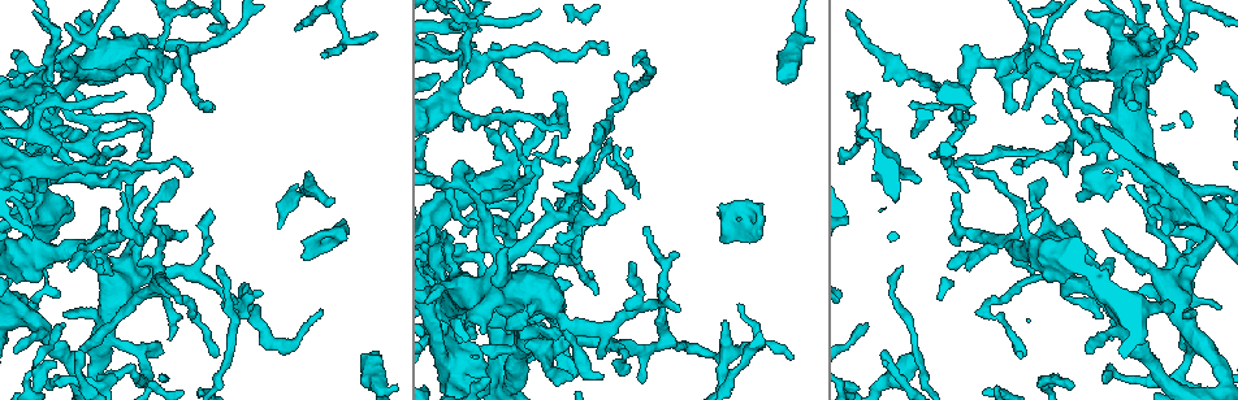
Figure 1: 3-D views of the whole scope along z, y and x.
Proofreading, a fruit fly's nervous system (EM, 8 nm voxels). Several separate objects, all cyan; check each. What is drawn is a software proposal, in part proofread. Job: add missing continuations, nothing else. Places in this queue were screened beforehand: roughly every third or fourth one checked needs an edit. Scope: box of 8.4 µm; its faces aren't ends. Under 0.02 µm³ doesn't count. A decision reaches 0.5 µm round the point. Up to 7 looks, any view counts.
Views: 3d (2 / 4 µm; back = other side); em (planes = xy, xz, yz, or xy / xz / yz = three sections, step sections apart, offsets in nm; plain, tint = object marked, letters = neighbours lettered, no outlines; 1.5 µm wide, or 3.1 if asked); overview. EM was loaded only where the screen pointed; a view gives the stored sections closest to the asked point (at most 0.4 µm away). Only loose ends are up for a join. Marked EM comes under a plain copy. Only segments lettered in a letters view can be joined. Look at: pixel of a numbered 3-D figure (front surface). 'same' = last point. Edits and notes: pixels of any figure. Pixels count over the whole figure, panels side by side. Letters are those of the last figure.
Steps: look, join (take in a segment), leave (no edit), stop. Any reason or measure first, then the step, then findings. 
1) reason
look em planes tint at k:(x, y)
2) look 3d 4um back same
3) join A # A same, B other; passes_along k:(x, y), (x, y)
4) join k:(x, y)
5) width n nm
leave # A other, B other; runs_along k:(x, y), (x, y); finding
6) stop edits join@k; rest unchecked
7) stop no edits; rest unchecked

look em planes letters at 1:(589, 271)

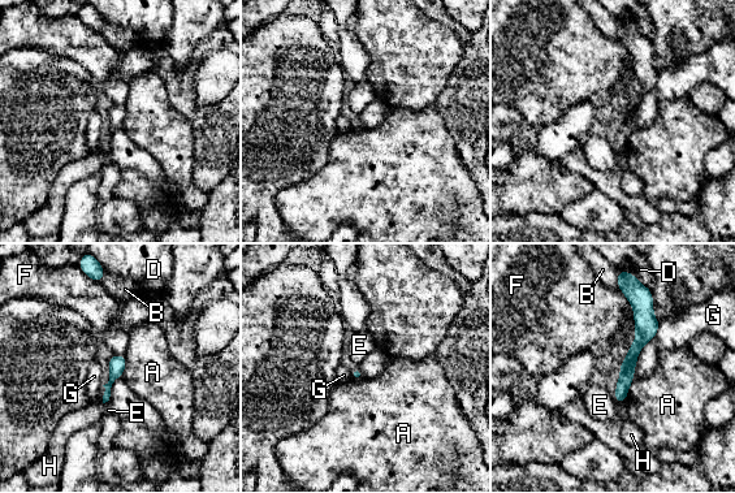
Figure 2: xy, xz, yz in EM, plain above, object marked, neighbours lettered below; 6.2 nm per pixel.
leave # A other, B other, D other, E other, F other, G other, H other; border 2:(634, 380), (623, 401); no lettered segment goes on from it

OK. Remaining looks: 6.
thin end
look em planes letters at 1:(1192, 33)

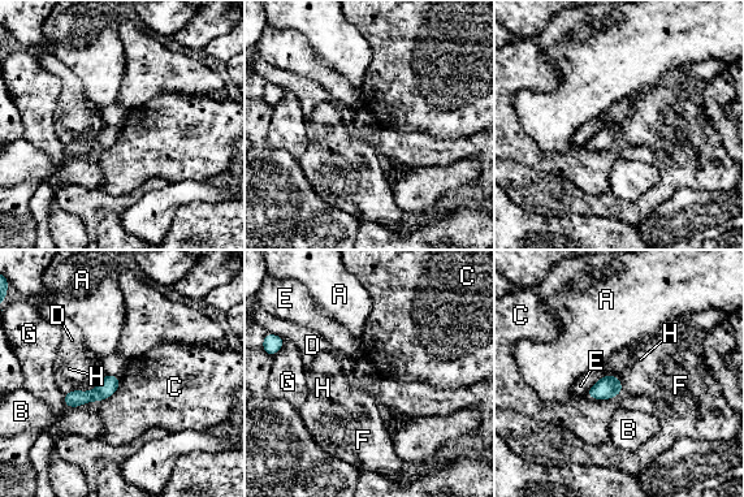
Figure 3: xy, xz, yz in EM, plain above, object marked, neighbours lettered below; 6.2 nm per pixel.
width 120 nm
leave # A other, B other, C other, D other, E other, F other, G other, H other; border 3:(621, 393), (601, 400), (585, 394); none of them fits

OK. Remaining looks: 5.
thick end
look 3d 4um at 1:(792, 74)

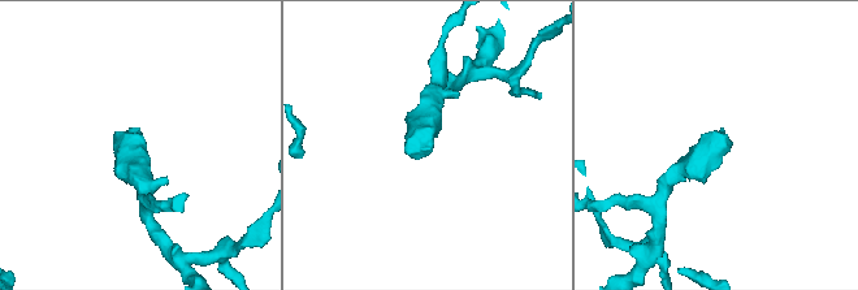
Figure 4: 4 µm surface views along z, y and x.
now the EM
look em planes letters at 4:(430, 148)

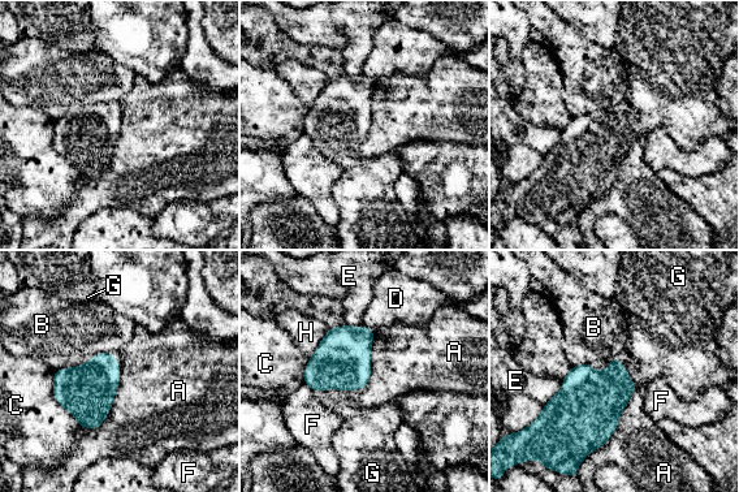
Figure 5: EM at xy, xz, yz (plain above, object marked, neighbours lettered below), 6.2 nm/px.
join 5:(355, 419) # A other, B other, C other, D other, E other, F other, G same, H other; passes_along 5:(342, 361), (331, 388), (355, 419); the neuron continues

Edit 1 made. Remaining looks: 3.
stop edits join@5; rest unchecked

